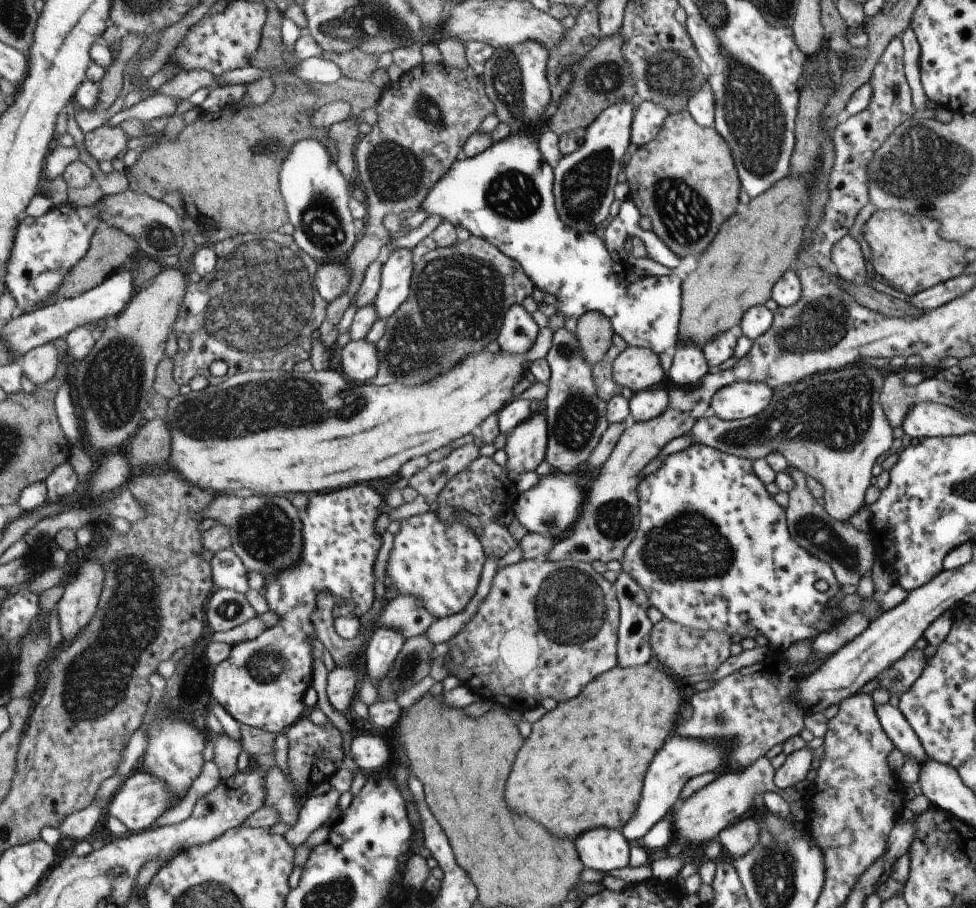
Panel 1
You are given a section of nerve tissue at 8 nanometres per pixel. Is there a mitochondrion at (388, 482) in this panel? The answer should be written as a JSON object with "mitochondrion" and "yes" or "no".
{"mitochondrion":"no"}

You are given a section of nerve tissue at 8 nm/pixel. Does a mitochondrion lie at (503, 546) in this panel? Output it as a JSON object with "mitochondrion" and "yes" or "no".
{"mitochondrion":"no"}

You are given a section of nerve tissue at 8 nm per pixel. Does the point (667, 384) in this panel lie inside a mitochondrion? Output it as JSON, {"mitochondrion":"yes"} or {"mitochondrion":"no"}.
{"mitochondrion":"no"}

